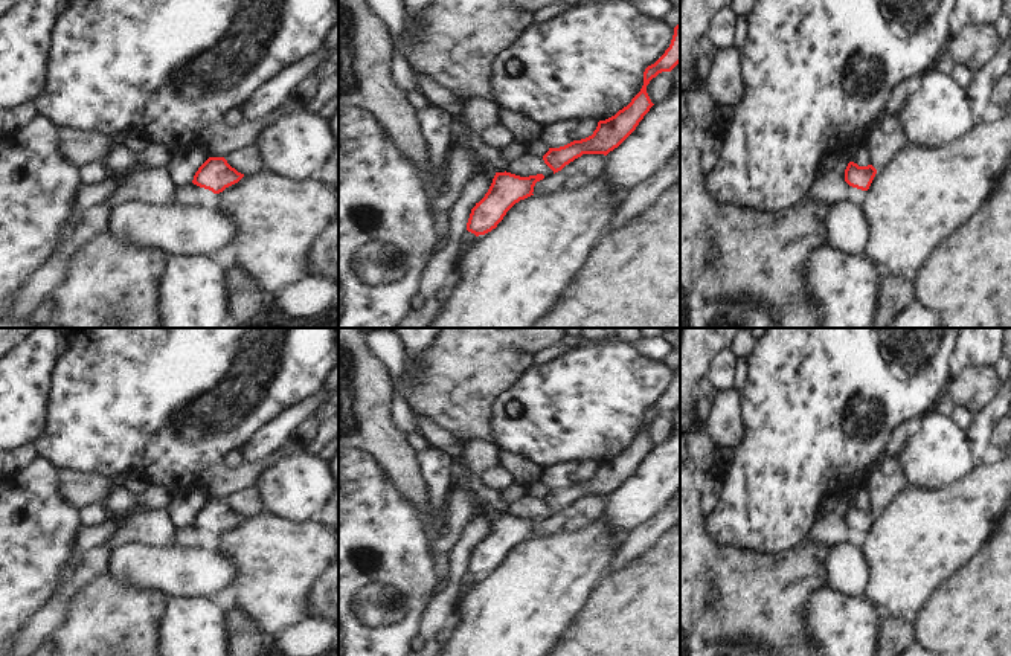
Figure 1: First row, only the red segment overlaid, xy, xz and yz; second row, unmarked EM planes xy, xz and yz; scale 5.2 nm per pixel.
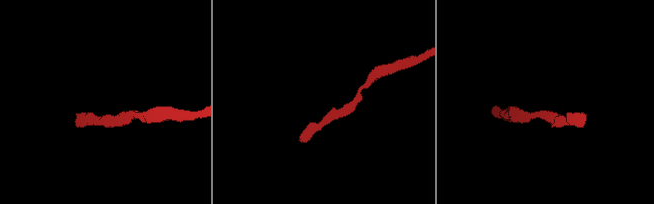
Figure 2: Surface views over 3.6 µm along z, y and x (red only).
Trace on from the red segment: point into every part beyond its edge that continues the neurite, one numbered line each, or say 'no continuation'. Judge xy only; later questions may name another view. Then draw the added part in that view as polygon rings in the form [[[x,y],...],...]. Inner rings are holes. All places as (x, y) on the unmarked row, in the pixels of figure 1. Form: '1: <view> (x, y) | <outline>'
no continuation

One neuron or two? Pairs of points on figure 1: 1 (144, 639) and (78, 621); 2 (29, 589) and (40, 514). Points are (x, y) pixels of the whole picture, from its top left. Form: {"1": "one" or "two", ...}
{"1": "one", "2": "one"}

